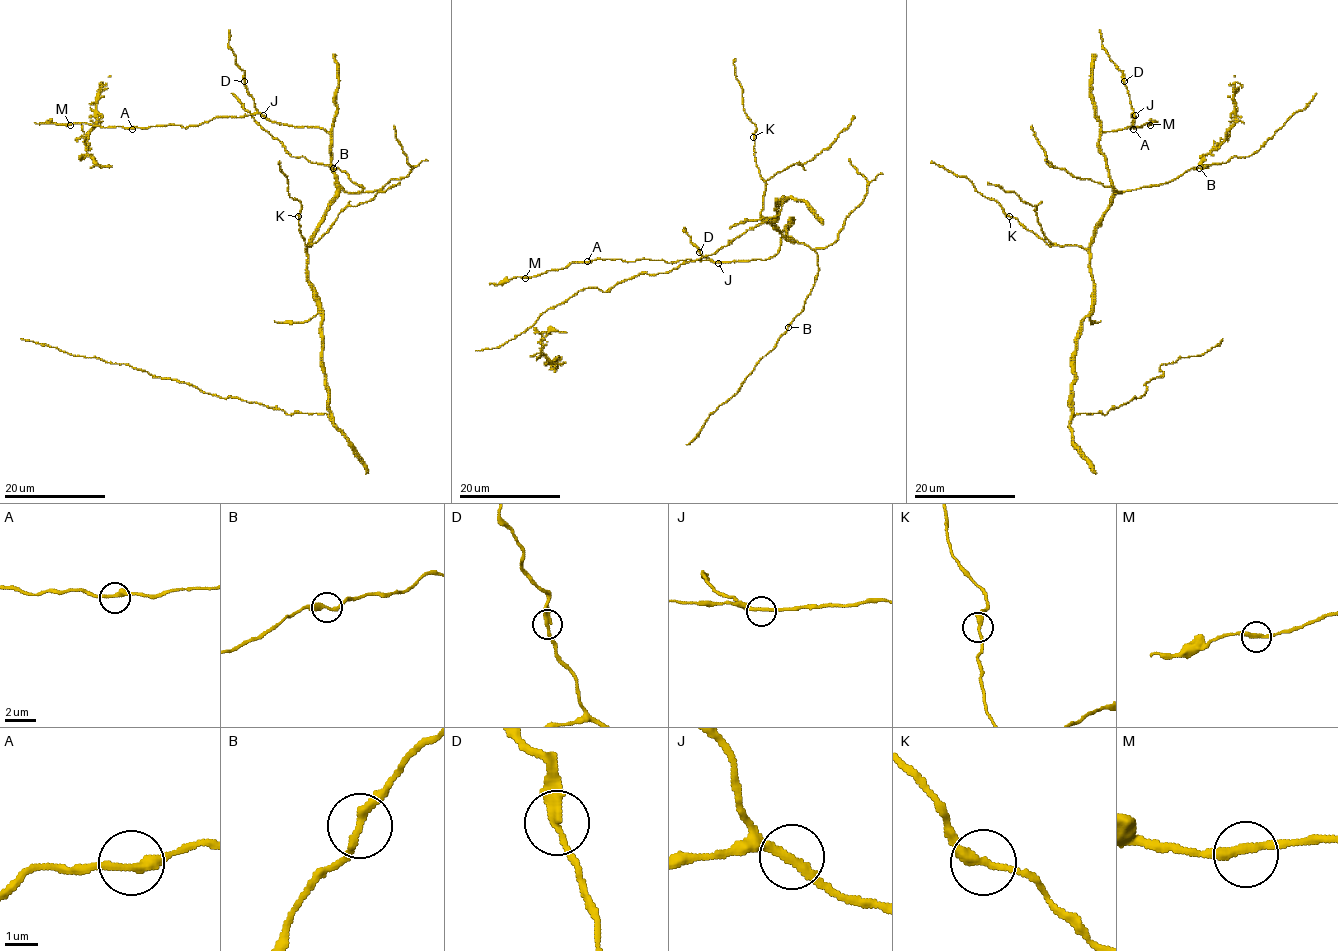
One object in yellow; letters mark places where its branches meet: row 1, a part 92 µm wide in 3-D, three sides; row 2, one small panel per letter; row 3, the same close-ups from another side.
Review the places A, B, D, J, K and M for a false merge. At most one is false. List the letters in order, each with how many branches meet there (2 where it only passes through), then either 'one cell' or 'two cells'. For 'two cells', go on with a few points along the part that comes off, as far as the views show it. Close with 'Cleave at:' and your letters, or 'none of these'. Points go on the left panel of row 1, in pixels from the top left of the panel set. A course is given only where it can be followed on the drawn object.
A: branches 2; one cell
B: branches 2; one cell
D: branches 2; two cells; course (244, 82), (244, 72), (228, 45), (230, 30)
J: branches 2; one cell
K: branches 2; one cell
M: branches 2; one cell
Cleave at: D

